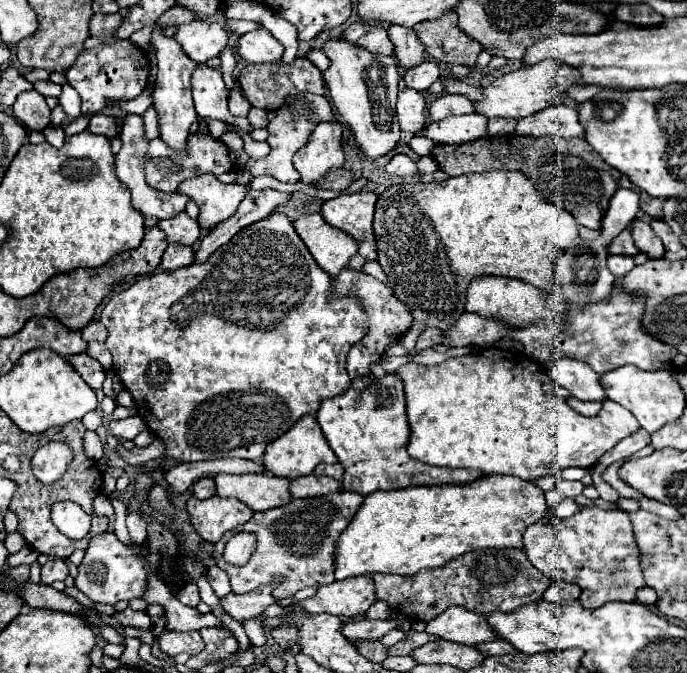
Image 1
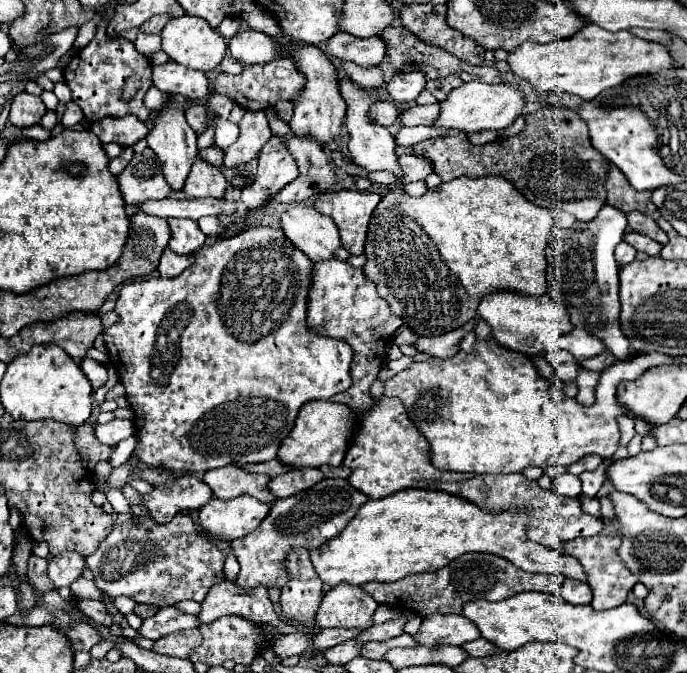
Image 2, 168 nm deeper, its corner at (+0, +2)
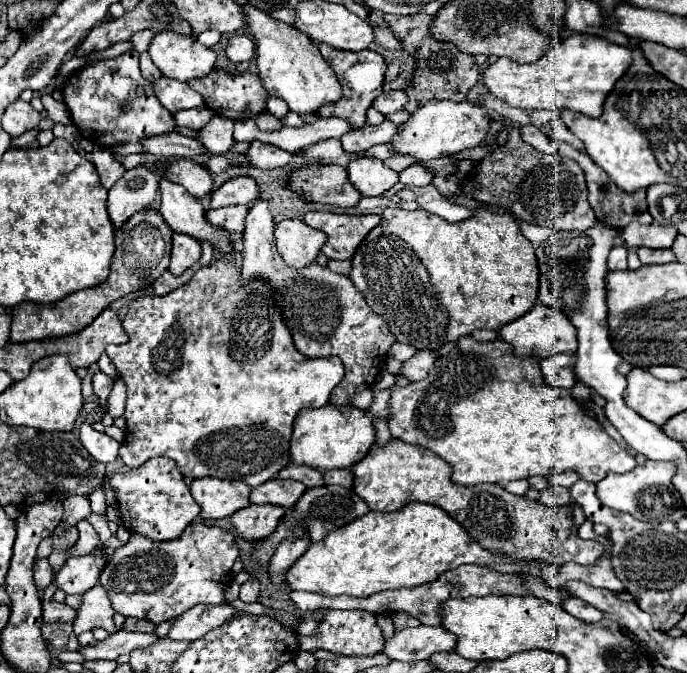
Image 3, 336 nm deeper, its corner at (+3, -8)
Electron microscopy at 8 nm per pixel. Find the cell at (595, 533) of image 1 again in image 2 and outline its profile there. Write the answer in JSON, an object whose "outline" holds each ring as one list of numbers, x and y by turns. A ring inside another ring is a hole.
{"outline":[[612,521,608,525,614,525,618,527,618,533,616,535,606,535,606,531,602,531,600,535,596,537,586,537,586,539,574,539,574,541,568,541,564,545,564,551,570,553,572,557,576,557,582,565,584,565,584,571,588,575,588,585,594,593,594,599,592,599,592,607,596,611,604,611,604,609,612,609,612,607,618,607,626,601,626,595,628,591,638,583,638,577,632,575,624,561,618,557,618,547,620,547,620,523,618,521]]}

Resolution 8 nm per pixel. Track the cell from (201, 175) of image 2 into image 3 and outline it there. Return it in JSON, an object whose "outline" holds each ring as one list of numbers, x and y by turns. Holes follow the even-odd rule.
{"outline":[[191,159,165,163,165,175,171,181,181,183,197,199,213,193,213,179,211,179,209,171]]}

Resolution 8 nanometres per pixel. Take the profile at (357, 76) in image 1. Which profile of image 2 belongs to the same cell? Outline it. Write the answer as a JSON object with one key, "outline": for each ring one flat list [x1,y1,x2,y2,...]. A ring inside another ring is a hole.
{"outline":[[340,79,340,87,342,87,342,95,346,99,346,105,348,105,346,129,348,129,348,135,350,135,348,151,350,151,352,161,356,165,360,165,362,169,366,169,366,171,390,171,396,177,402,177,402,169,398,165,398,157,394,153,394,149,396,149,394,137,390,135,390,131,386,127,380,127,380,125,376,125,368,119,368,109,372,107,372,103,376,103,374,95,378,95,380,91,374,91,374,89,364,91,354,81,342,81,342,79],[380,129,382,129,382,135,380,135]]}

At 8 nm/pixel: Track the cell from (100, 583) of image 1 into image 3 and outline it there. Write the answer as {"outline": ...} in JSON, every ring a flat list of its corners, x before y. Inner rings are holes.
{"outline":[[191,523,185,527,181,537,171,541,151,541,143,537,141,533,131,533,129,541,107,557,107,563,99,575,99,583,109,593,111,605,117,613,125,617,137,617,153,621,155,625,179,617,183,611,207,603,207,605,219,605,223,603,223,591,229,585,229,571,239,555,235,537,229,531,223,531,219,527,205,527,201,523]]}

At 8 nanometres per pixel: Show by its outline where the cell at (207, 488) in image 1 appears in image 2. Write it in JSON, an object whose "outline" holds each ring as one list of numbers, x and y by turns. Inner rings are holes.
{"outline":[[146,467,140,477,148,481,154,489,142,497,142,505,148,509,150,517,156,523,170,523,178,513,182,511,198,511,202,505,206,505,212,499,210,487,200,479,200,475,186,473,186,475,174,475,168,469,158,469,158,467]]}

